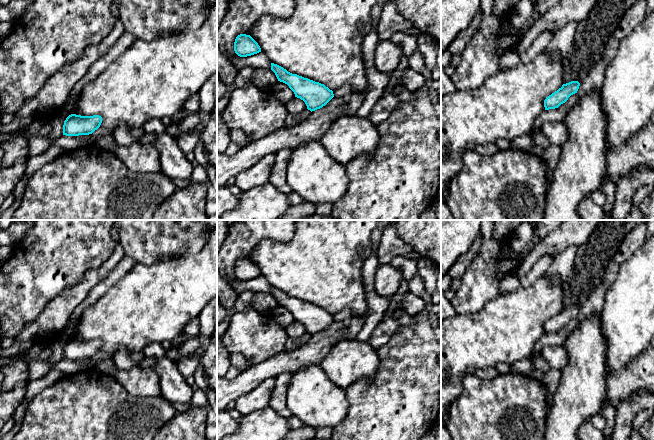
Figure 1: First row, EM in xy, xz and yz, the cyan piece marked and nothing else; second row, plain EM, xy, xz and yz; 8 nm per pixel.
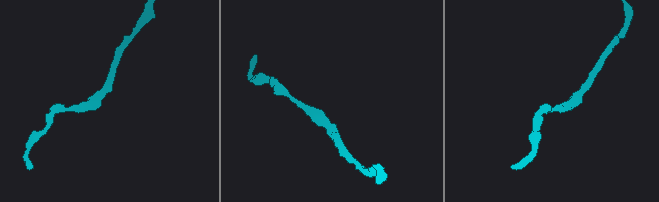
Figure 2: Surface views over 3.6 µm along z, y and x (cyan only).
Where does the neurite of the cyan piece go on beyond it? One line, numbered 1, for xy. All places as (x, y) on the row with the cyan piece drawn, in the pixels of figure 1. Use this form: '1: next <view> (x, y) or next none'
1: next none

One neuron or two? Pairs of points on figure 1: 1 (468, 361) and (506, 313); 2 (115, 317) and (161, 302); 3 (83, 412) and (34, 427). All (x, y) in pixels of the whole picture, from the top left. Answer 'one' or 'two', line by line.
1: one
2: one
3: one

